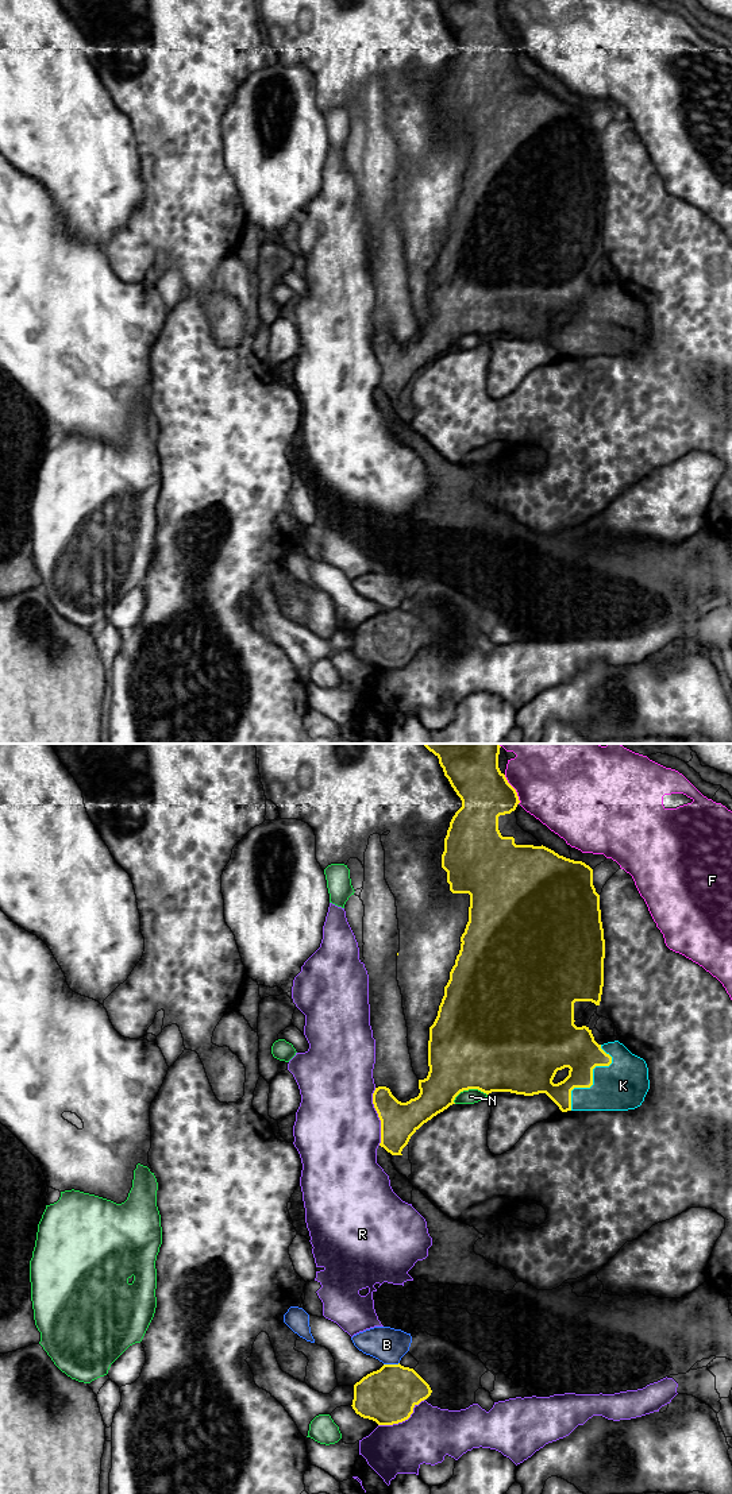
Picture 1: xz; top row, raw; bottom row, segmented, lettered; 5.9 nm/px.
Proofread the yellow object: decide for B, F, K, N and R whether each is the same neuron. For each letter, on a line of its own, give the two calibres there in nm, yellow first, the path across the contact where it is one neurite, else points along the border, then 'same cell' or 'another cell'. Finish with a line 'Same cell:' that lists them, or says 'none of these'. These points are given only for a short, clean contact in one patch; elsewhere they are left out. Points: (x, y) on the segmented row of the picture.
B: 340 nm thick on the yellow side, 200 nm on the other; another cell
F: 300 nm thick on the yellow side, 500 nm on the other; another cell
K: 260 nm thick on the yellow side, 300 nm on the other; runs through xz (569, 1046), (592, 1069), (592, 1078), (615, 1078), (623, 1085); same cell
N: 500 nm thick on the yellow side, 90 nm on the other; another cell
R: 220 nm thick on the yellow side, 500 nm on the other; another cell
Same cell: K

